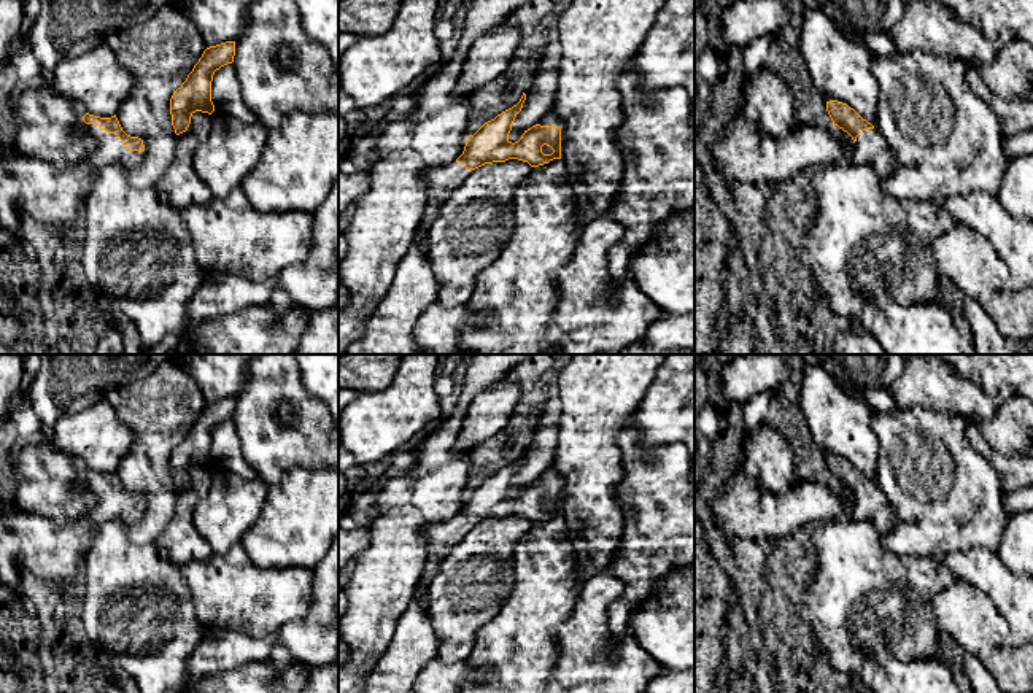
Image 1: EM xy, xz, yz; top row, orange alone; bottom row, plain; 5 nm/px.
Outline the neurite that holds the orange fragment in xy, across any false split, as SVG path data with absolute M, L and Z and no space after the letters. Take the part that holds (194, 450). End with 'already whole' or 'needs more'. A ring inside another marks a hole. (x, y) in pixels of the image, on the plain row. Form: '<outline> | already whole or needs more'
M226 397L210 402L203 407L186 437L173 448L170 455L170 470L175 490L188 486L191 472L195 467L211 470L211 437L216 426L232 420L235 412L235 397Z | already whole

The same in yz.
M838 456L826 458L826 467L833 482L847 488L853 496L849 509L852 520L871 523L880 536L890 534L895 528L895 510L874 482Z | needs more

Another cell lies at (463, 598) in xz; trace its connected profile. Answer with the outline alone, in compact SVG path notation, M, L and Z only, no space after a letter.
M518 515L475 525L428 585L428 612L443 664L464 663L477 633L504 607L513 587L513 548L532 523Z

